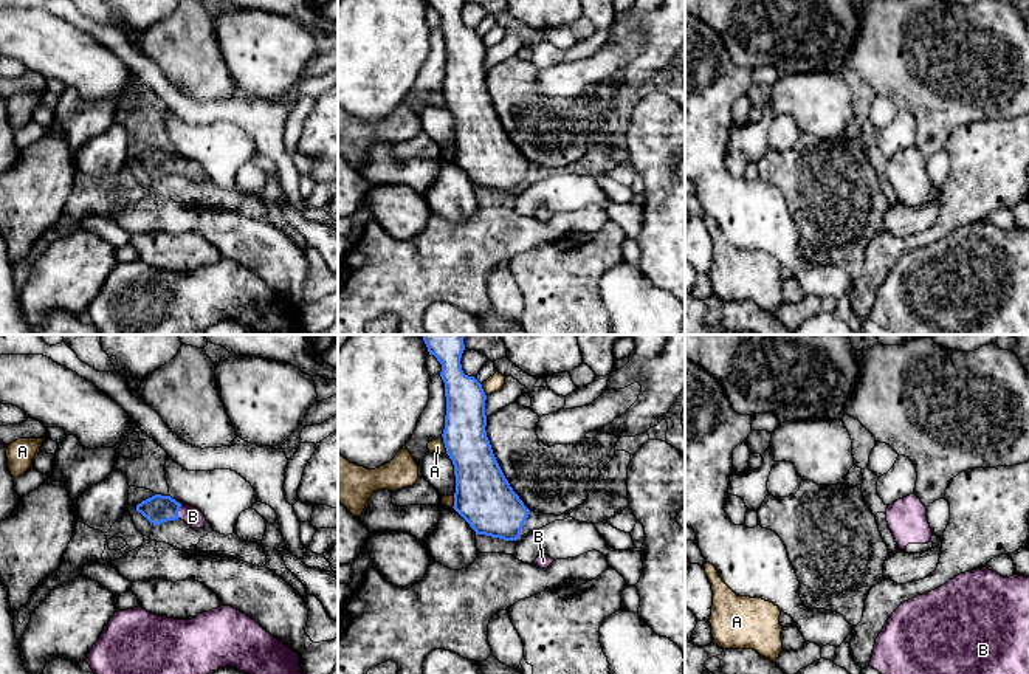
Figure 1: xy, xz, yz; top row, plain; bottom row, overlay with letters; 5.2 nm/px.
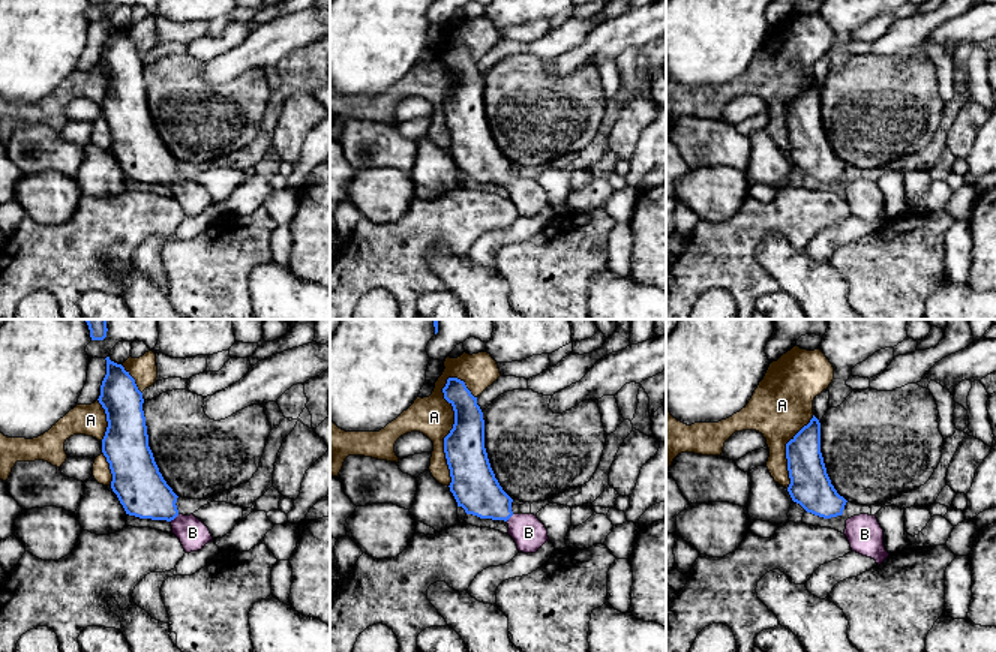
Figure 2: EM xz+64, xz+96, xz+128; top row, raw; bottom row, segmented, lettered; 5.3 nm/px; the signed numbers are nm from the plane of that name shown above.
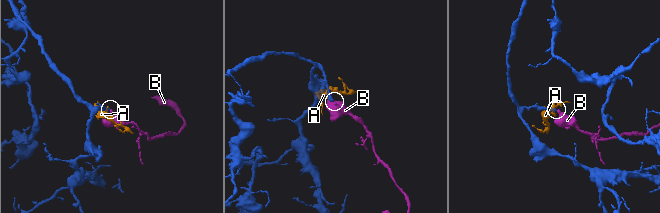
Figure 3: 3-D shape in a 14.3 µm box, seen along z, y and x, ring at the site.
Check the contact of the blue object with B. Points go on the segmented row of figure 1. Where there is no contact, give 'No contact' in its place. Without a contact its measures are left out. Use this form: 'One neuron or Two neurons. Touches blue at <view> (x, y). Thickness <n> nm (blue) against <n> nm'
One neuron. Touches blue at xy (178, 510). Thickness 150 nm (blue) against 100 nm

